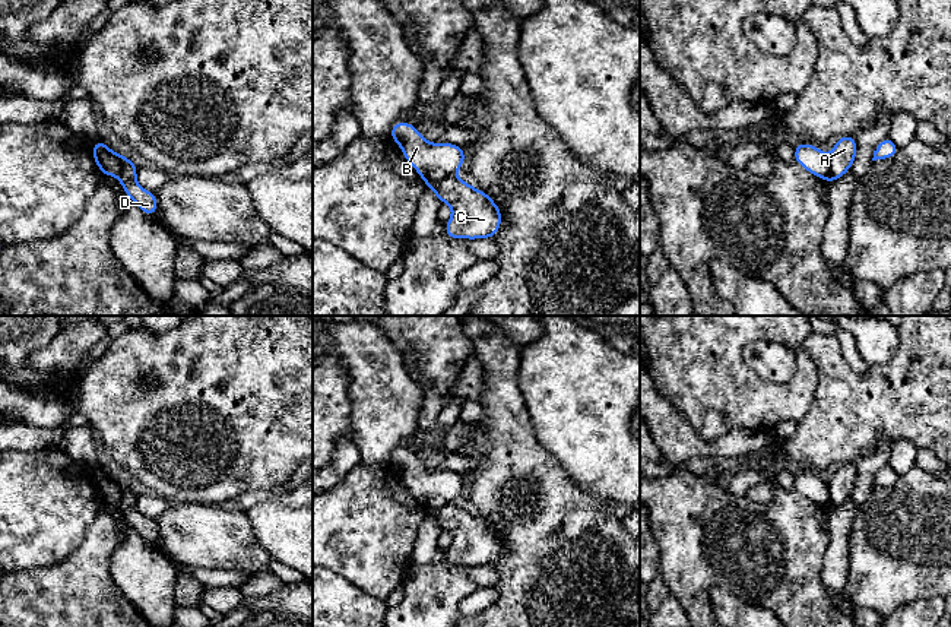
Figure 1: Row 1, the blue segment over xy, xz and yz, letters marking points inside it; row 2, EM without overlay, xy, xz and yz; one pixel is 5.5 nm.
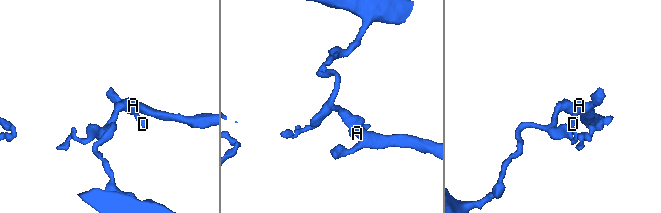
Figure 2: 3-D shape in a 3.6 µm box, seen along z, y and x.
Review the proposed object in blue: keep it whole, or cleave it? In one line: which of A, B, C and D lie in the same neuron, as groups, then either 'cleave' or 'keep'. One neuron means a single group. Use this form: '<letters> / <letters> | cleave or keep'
A C D / B | cleave

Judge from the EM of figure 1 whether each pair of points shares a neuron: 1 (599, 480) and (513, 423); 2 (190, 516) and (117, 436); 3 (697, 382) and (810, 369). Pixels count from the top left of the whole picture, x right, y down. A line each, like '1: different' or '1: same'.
1: different
2: different
3: same

